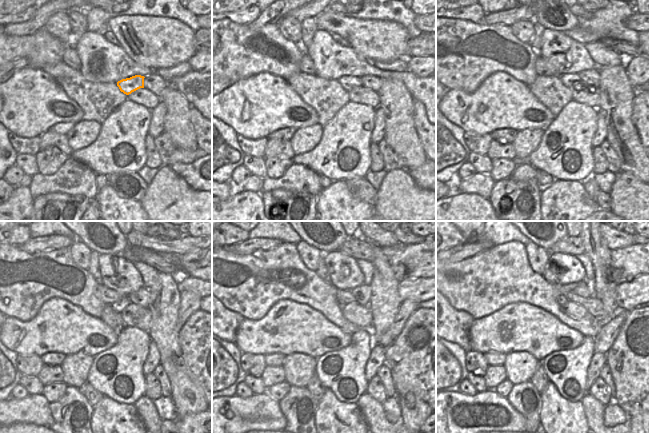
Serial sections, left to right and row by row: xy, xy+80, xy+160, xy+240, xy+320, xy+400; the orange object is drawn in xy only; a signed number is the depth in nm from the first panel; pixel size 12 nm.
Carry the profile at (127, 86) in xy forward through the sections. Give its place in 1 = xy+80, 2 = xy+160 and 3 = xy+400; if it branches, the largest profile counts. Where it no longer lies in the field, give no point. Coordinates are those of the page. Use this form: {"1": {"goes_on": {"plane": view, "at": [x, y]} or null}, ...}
{"1": {"goes_on": {"plane": "xy+80", "at": [348, 82]}}, "2": {"goes_on": {"plane": "xy+160", "at": [568, 80]}}, "3": {"goes_on": {"plane": "xy+400", "at": [561, 299]}}}

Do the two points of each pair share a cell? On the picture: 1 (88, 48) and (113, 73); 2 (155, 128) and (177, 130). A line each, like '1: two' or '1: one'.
1: one
2: two

